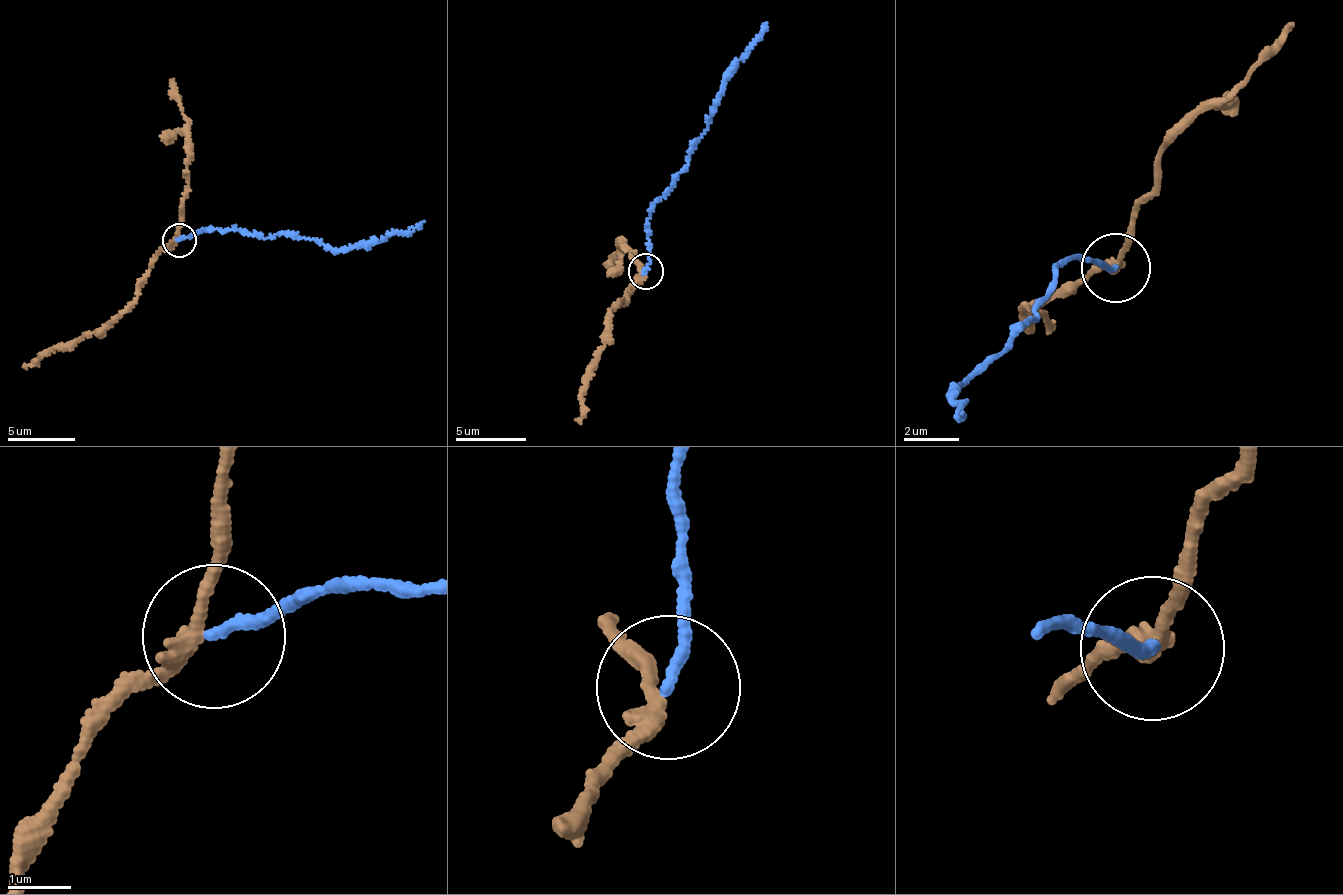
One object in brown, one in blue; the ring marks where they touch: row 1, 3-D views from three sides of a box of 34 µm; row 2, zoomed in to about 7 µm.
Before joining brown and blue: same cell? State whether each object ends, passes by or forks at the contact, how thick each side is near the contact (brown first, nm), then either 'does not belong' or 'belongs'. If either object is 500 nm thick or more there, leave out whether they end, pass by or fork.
brown passes by; blue ends; calibres 220 and 180 nm; does not belong

